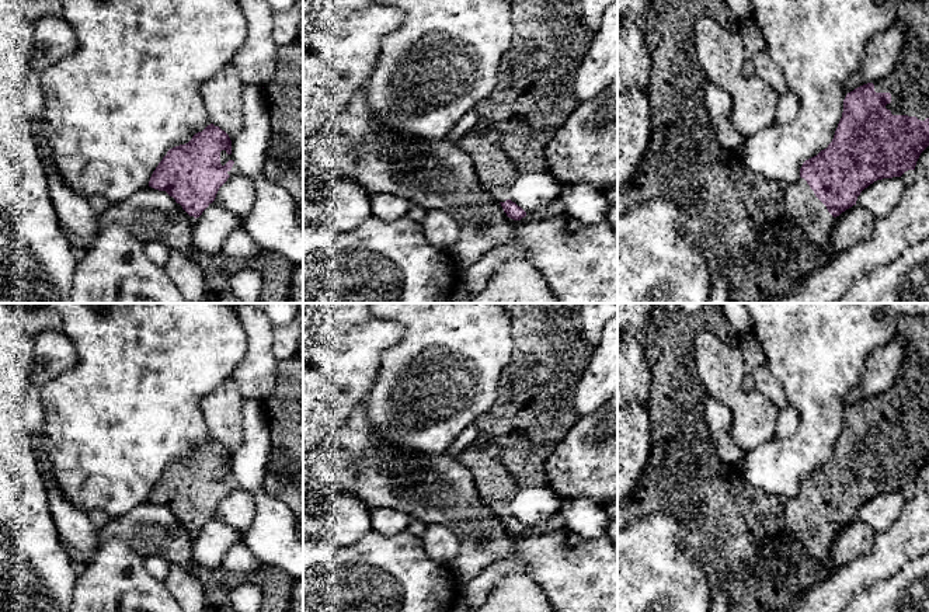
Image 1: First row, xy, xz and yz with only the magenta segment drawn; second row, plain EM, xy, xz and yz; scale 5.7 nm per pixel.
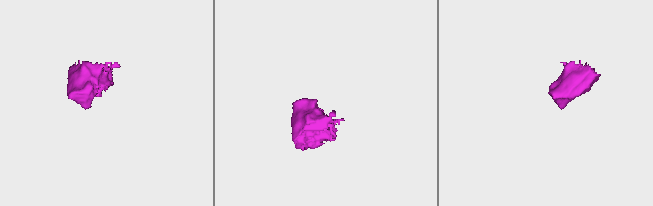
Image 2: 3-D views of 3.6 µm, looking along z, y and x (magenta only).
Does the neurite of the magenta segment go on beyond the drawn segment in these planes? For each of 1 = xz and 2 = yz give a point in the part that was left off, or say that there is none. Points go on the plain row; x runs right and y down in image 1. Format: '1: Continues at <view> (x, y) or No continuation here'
1: Continues at xz (494, 484)
2: Continues at yz (908, 397)

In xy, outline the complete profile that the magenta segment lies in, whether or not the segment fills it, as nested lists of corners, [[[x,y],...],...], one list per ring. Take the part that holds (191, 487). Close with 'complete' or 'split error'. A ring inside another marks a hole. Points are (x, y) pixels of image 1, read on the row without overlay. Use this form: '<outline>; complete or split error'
[[[210,438],[188,458],[167,466],[153,486],[149,501],[166,505],[195,538],[236,486],[229,449]]]; split error

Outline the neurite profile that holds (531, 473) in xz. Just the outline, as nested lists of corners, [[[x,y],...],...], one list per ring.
[[[501,303],[511,319],[512,355],[500,378],[493,407],[473,424],[479,428],[477,441],[493,442],[500,448],[500,459],[518,488],[549,486],[544,460],[566,432],[577,423],[573,407],[577,383],[594,355],[595,345],[582,331],[581,303]]]

